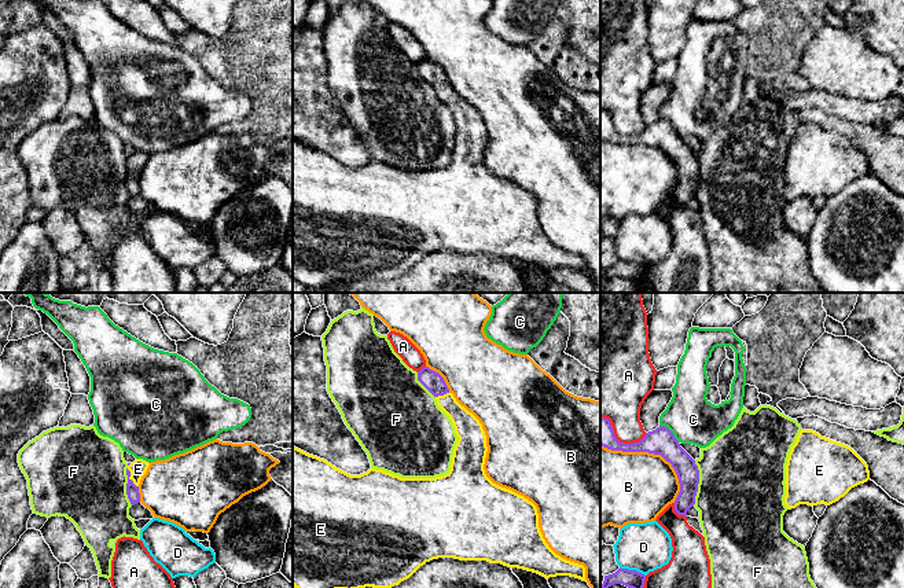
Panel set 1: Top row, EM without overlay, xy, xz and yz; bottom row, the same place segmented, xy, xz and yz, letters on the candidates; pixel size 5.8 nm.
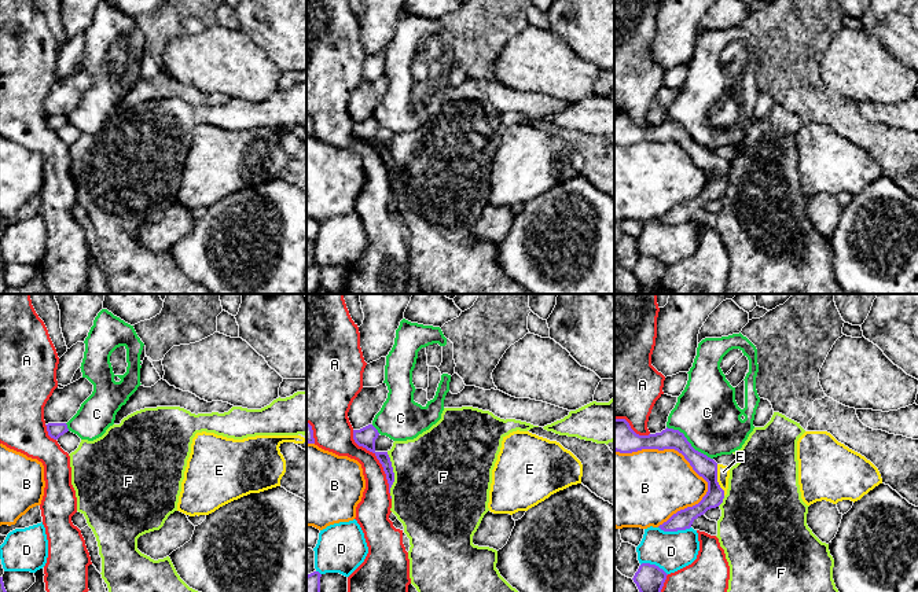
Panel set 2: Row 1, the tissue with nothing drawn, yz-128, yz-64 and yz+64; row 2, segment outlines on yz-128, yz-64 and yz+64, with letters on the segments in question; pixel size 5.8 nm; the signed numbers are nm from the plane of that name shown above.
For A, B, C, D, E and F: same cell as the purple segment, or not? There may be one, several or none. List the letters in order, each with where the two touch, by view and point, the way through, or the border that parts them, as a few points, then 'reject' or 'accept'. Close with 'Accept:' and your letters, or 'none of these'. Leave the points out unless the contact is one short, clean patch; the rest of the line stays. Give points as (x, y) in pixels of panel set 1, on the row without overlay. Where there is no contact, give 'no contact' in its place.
A: contact yz (678, 205); reject
B: contact yz (654, 146); reject
C: contact yz (671, 124); reject
D: contact yz (632, 263); reject
E: contact xy (128, 171); way xy (132, 183), (128, 171), (138, 161); accept
F: contact yz (698, 175); border yz (695, 153), (698, 183), (693, 198); reject
Accept: E

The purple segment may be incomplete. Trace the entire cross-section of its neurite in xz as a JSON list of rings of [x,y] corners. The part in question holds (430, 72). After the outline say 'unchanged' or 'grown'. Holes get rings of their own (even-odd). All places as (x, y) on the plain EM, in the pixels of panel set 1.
[[[423,59],[418,63],[418,73],[436,89],[459,129],[449,165],[436,170],[401,170],[371,159],[367,165],[350,168],[293,139],[293,278],[308,289],[324,289],[335,282],[392,280],[438,250],[488,253],[533,264],[547,272],[570,268],[587,273],[583,257],[561,250],[548,239],[539,220],[536,198],[486,169],[484,157],[488,139],[482,117],[456,93],[444,70]]]; grown

